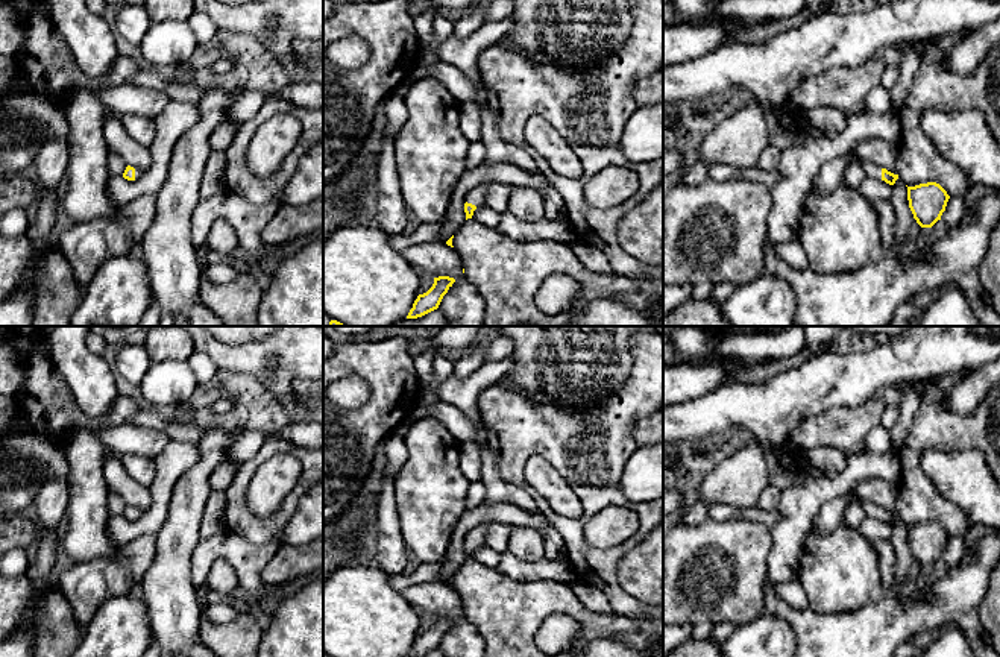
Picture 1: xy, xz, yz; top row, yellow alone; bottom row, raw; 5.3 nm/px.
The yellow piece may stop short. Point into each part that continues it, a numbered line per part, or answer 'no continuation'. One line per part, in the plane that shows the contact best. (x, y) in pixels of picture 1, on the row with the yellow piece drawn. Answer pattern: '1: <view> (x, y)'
1: xz (475, 196)

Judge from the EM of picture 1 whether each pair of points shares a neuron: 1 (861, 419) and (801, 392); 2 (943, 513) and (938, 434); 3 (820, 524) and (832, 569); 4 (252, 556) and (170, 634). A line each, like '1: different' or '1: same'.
1: different
2: same
3: different
4: different

